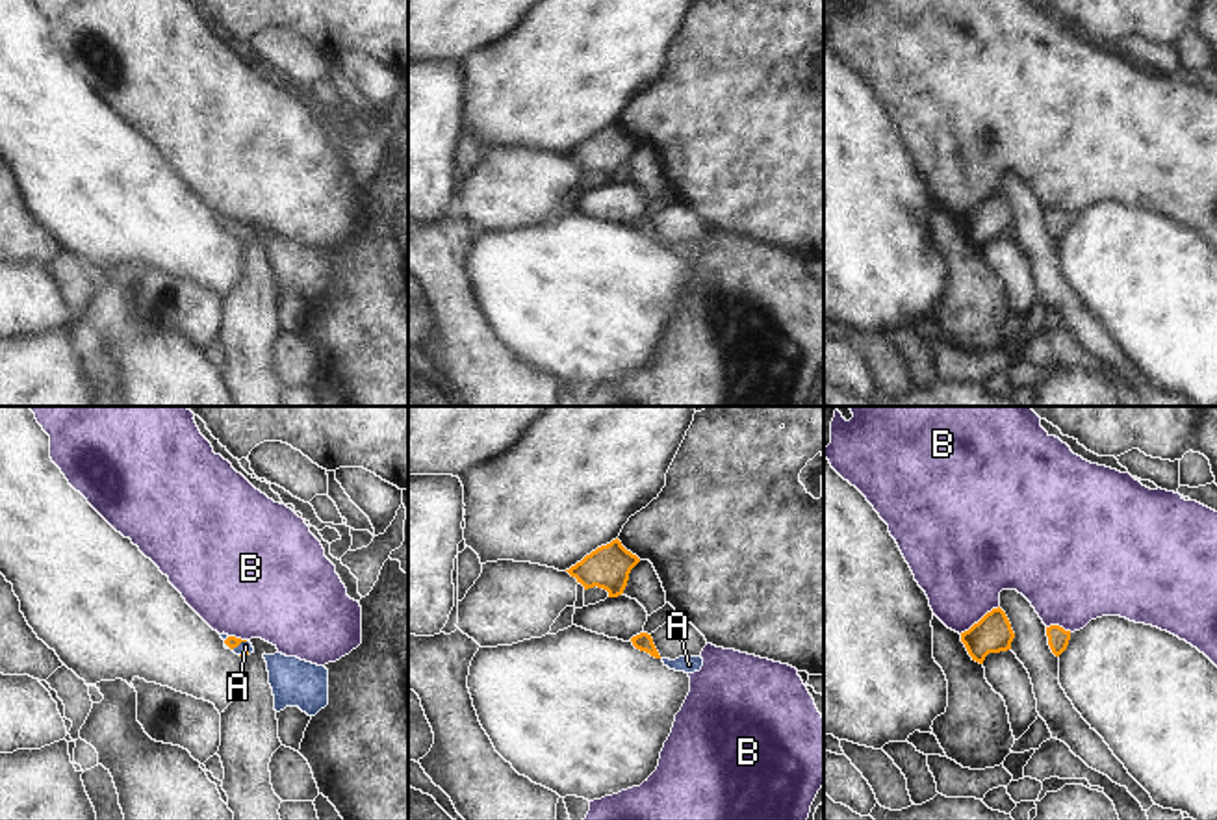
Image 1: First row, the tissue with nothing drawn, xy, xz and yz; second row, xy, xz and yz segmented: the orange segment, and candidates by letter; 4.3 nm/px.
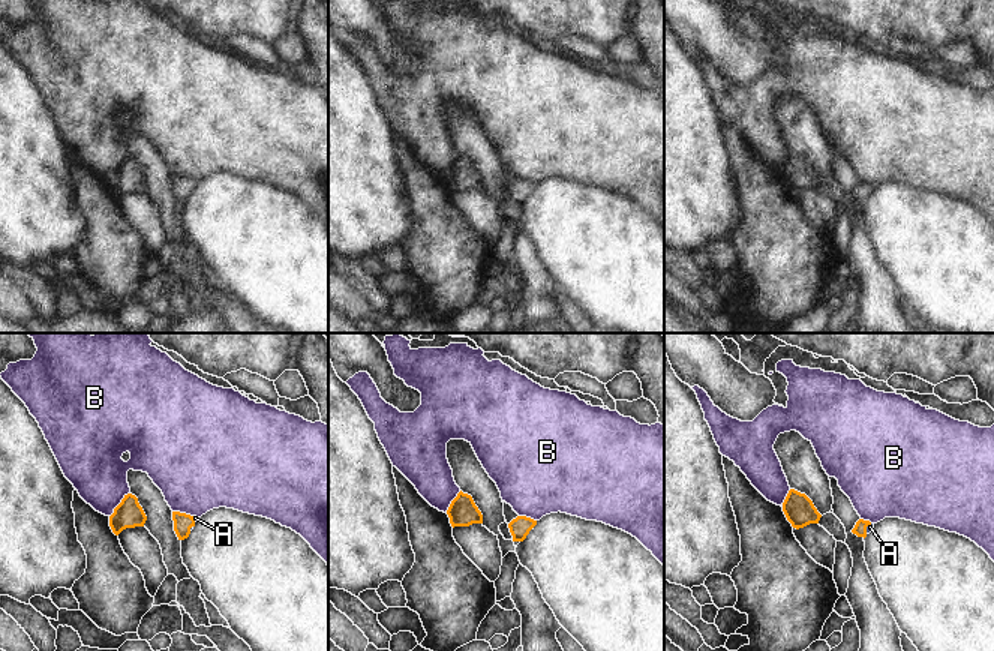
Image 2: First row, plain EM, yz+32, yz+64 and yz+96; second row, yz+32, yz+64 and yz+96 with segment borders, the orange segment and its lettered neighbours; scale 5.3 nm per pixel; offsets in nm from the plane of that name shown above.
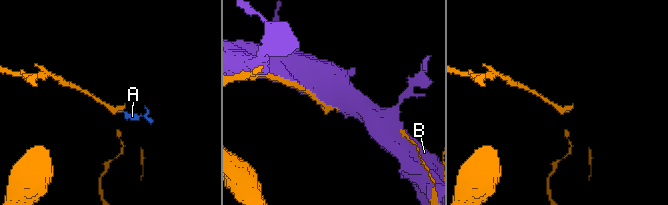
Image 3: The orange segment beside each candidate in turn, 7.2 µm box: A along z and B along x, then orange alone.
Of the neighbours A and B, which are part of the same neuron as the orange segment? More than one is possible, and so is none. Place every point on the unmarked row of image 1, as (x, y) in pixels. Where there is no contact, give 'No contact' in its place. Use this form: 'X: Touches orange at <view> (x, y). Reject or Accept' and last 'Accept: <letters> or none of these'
A: Touches orange at xy (234, 230). Accept
B: Touches orange at yz (980, 204). Reject
Accept: A.

